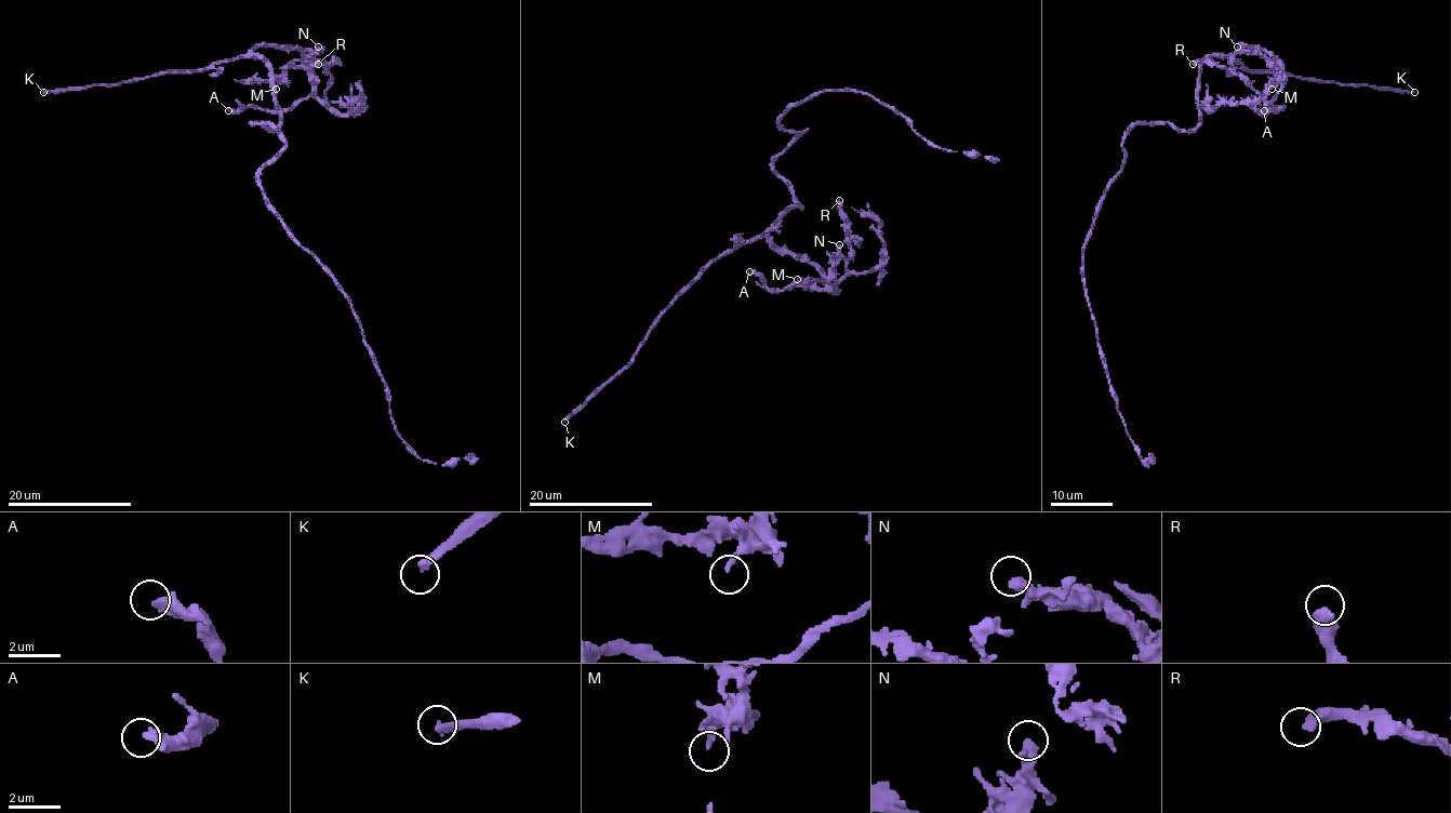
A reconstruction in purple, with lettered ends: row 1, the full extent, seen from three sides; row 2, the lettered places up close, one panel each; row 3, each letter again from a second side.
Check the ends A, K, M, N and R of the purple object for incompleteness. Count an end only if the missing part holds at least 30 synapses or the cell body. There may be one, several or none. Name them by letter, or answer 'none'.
A, K

